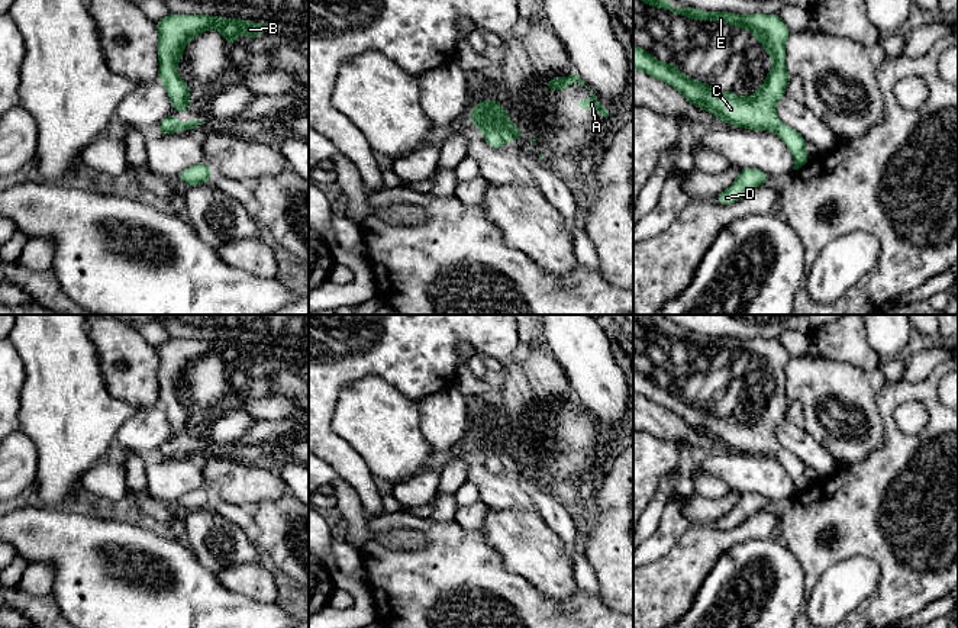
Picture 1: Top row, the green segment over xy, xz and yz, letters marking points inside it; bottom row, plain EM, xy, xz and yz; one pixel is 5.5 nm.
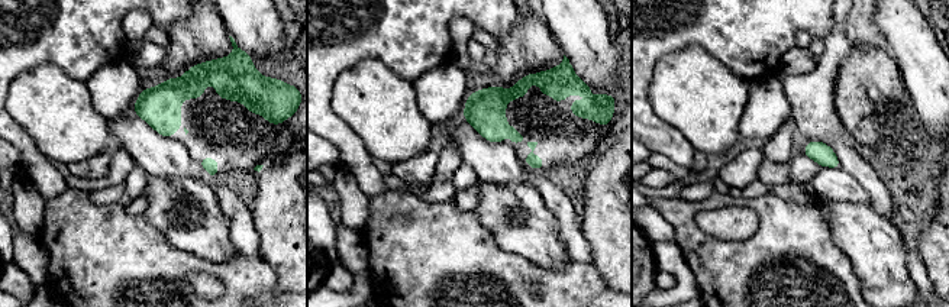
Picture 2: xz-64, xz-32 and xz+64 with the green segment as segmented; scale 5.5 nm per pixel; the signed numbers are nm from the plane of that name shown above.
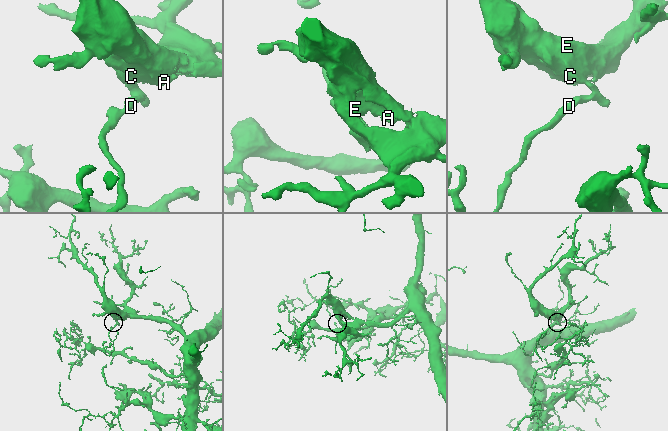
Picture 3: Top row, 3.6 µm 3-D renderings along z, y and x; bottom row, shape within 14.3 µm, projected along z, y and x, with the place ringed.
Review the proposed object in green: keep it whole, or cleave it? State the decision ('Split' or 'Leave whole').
Leave whole

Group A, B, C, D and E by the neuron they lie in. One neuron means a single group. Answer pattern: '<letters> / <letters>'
A B C D E

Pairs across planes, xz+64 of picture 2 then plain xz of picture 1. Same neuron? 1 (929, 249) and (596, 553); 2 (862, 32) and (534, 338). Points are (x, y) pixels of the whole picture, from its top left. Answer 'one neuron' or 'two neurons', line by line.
1: one neuron
2: one neuron

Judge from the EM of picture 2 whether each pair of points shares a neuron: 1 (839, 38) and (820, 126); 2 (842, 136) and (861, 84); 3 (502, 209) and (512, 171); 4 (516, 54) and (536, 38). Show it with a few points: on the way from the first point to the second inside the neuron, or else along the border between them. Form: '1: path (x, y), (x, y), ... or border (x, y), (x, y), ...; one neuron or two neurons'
1: path (829, 60), (820, 80), (820, 104); one neuron
2: border (833, 97), (841, 123), (867, 155); two neurons
3: border (478, 180), (532, 184); two neurons
4: path (520, 51), (532, 42); one neuron

